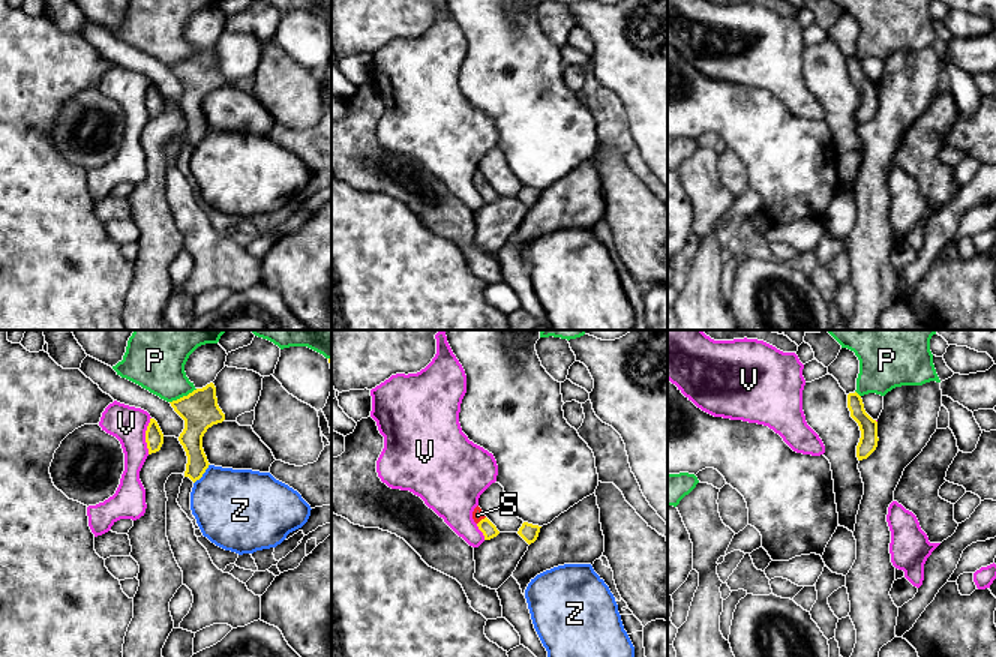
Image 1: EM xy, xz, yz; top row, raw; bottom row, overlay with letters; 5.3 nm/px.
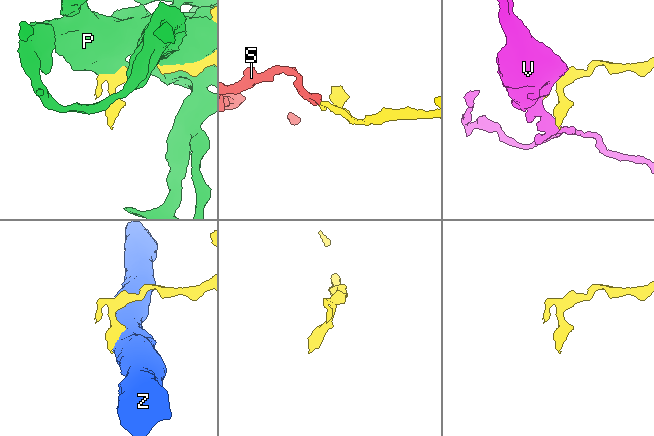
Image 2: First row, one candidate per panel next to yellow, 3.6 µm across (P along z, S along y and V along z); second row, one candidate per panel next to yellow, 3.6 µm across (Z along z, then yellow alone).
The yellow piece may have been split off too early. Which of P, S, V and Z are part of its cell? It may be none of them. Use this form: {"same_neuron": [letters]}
{"same_neuron": ["S"]}

